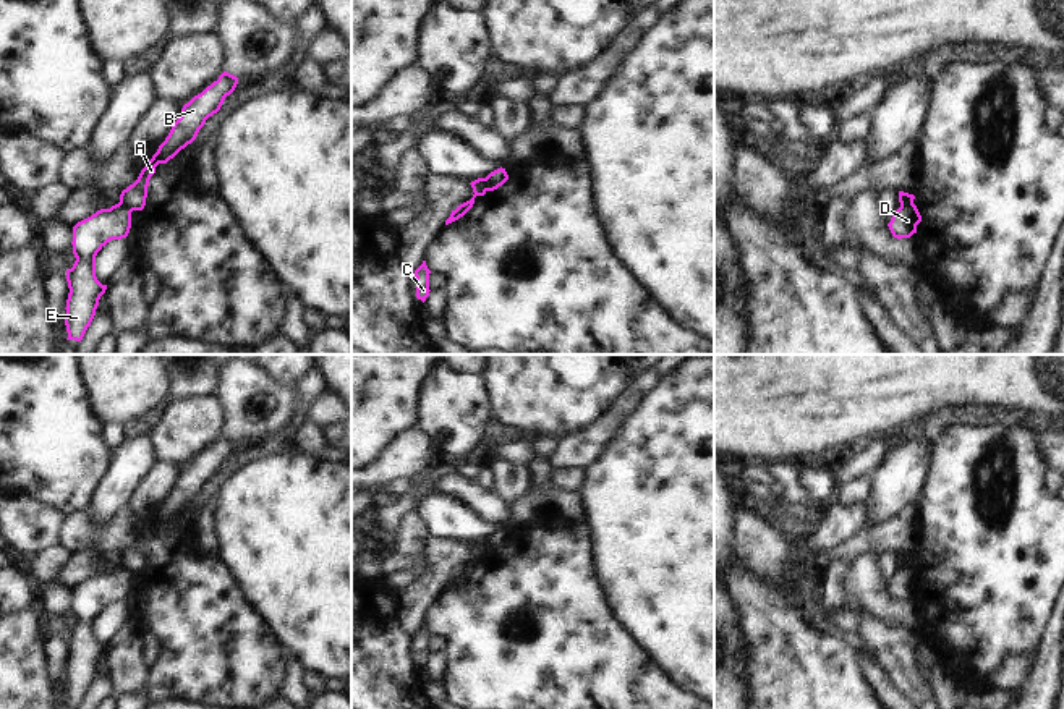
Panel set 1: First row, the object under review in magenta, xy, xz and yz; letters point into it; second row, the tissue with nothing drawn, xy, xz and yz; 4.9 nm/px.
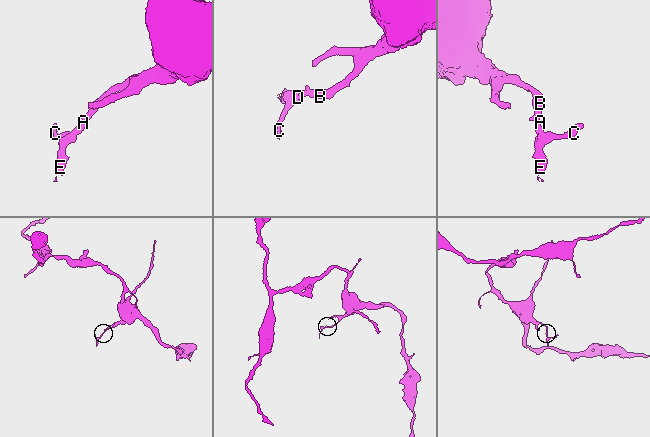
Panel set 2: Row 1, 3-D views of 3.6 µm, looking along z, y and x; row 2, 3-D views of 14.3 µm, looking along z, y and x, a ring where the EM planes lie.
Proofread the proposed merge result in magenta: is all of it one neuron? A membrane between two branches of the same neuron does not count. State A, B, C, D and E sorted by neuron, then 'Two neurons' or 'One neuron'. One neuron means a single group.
Groups: A B / C D E. Two neurons.

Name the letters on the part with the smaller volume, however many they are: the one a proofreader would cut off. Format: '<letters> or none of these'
C, D, E

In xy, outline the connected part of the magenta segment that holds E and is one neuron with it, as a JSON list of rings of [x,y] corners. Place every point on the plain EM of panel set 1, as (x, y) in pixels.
[[[121,565],[100,571],[73,589],[73,617],[76,620],[66,633],[68,662],[65,688],[66,703],[81,704],[91,688],[100,659],[107,647],[96,639],[96,618],[112,602],[126,601],[131,591],[131,573]]]

